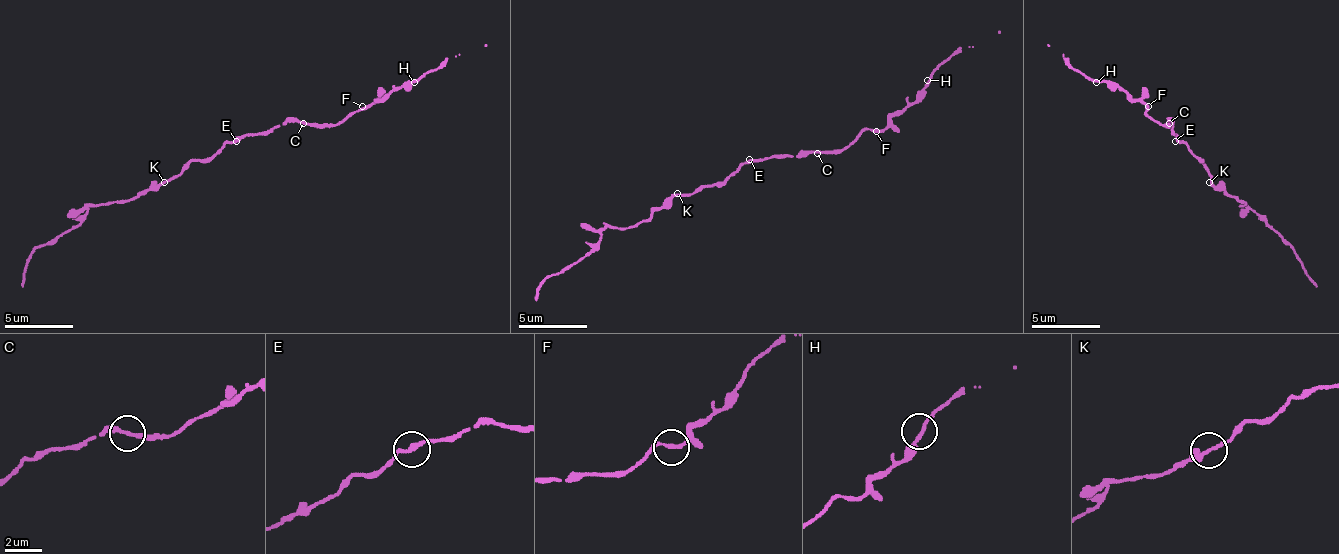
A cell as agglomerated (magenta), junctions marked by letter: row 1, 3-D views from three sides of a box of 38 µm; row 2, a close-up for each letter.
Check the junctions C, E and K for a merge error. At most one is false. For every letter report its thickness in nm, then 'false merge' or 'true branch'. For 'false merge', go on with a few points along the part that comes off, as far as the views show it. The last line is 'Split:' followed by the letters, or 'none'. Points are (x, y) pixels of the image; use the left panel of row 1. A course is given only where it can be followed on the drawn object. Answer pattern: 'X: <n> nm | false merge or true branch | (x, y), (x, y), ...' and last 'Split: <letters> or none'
C: 240 nm | true branch
E: 240 nm | true branch
K: 240 nm | true branch
Split: none

